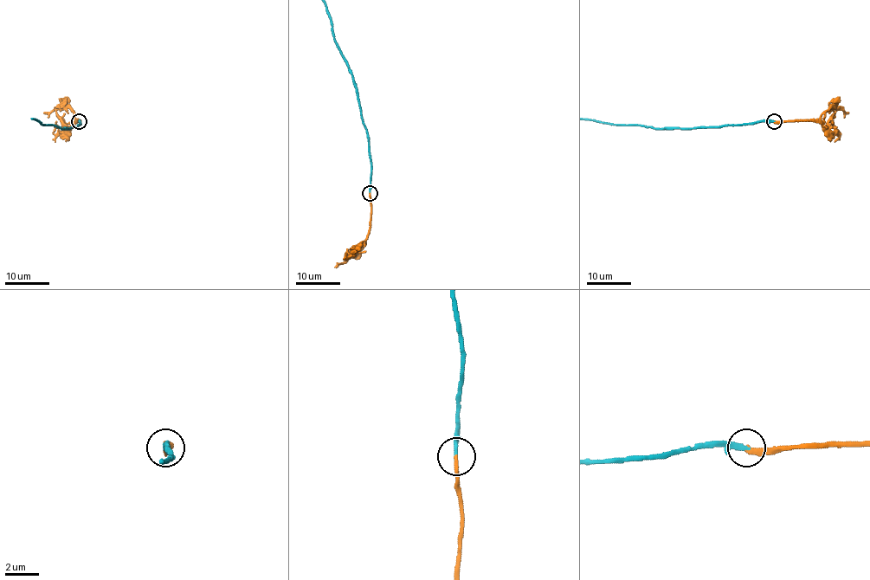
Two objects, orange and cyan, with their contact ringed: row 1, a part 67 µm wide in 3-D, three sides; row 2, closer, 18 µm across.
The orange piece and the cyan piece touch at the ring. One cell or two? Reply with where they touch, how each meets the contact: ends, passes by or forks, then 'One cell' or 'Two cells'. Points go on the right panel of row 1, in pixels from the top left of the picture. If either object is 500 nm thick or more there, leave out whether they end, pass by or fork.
Place: (774, 121). At the ring orange ends. At the ring cyan passes by. One cell

